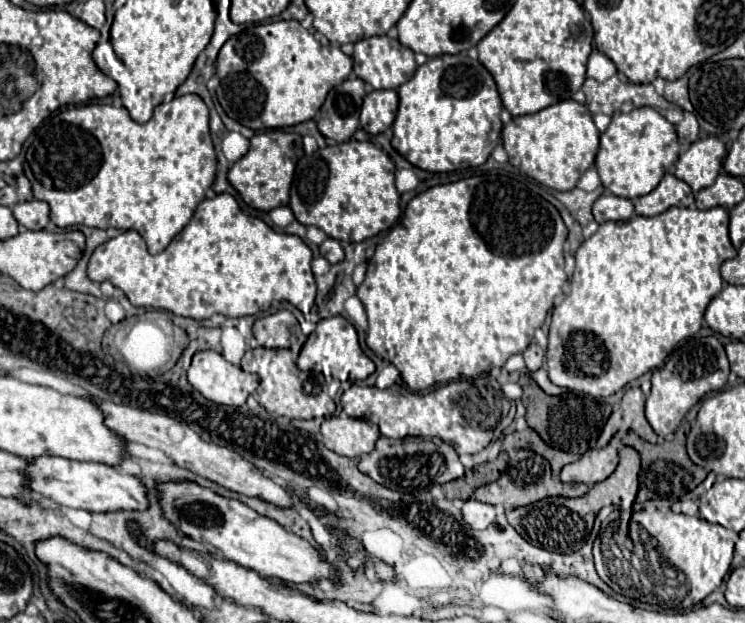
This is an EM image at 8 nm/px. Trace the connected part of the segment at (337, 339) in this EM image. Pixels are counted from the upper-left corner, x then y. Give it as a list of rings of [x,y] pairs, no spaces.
[[[333,316],[317,322],[317,328],[309,334],[307,342],[301,348],[301,354],[297,358],[299,370],[305,372],[321,373],[327,383],[333,380],[341,380],[343,388],[355,384],[357,380],[365,380],[369,374],[375,372],[375,364],[371,358],[367,358],[359,346],[357,330],[353,324],[343,316]]]

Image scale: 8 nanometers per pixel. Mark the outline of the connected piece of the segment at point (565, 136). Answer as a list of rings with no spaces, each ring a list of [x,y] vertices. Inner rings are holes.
[[[563,100],[535,114],[517,116],[503,126],[503,146],[509,162],[523,174],[535,178],[553,190],[571,190],[583,172],[595,162],[599,148],[599,130],[585,104]]]

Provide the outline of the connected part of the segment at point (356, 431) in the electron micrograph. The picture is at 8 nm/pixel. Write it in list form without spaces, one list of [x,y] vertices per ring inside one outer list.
[[[345,412],[331,416],[323,421],[321,426],[323,444],[341,454],[341,456],[361,456],[373,450],[379,434],[379,428],[362,418],[349,418]]]

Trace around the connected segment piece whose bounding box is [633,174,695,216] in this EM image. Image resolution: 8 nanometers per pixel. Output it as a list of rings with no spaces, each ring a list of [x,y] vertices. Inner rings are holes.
[[[665,174],[659,186],[639,198],[633,198],[635,212],[641,216],[657,216],[673,206],[691,206],[695,202],[691,188],[673,174]]]

